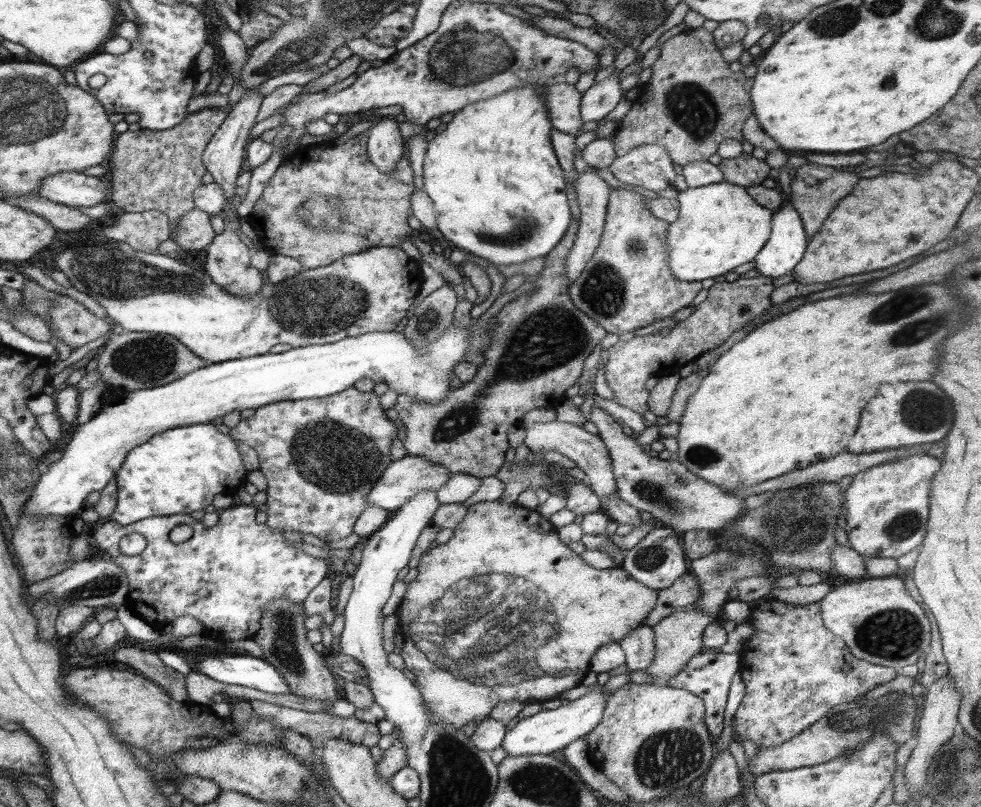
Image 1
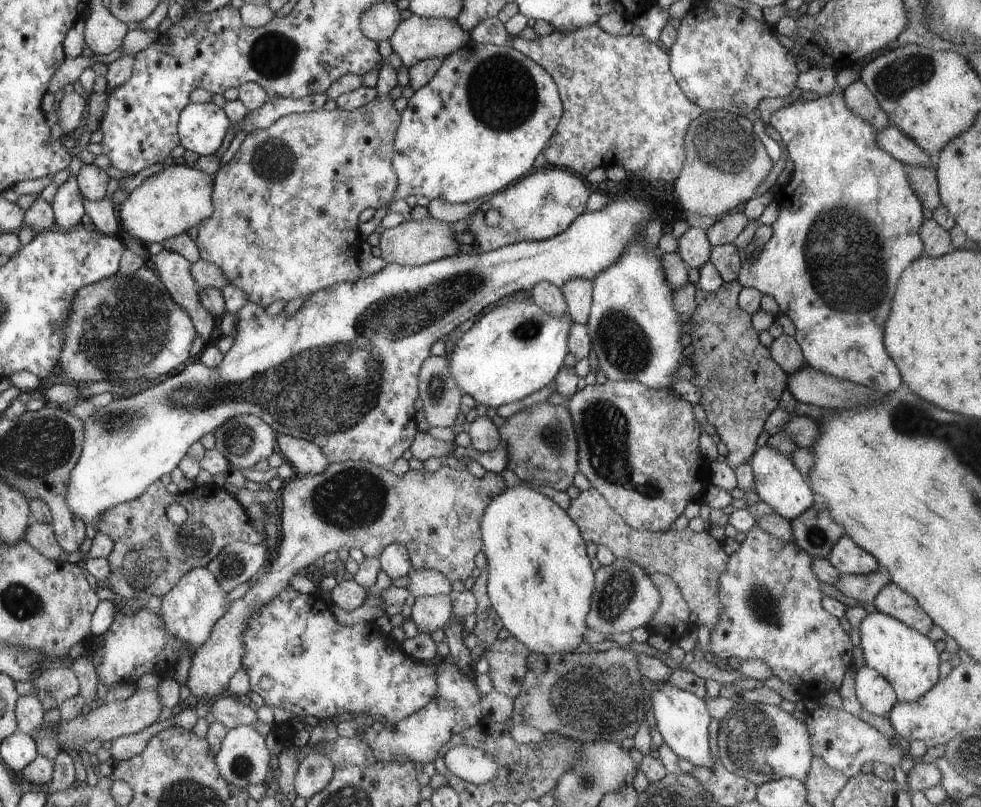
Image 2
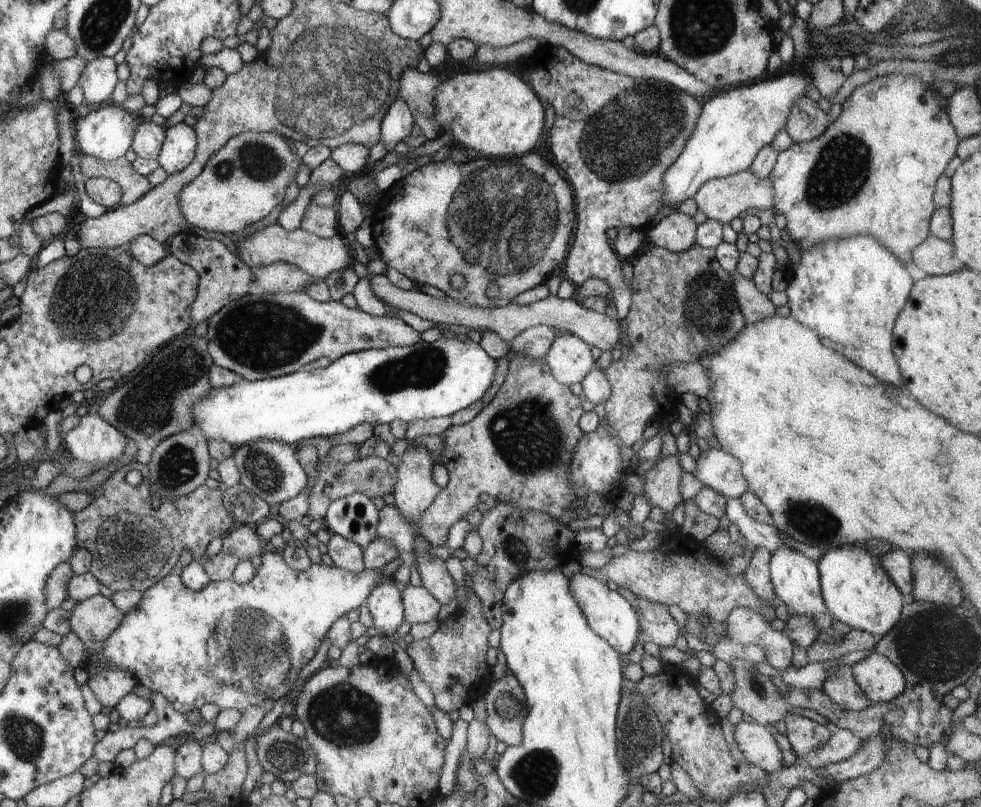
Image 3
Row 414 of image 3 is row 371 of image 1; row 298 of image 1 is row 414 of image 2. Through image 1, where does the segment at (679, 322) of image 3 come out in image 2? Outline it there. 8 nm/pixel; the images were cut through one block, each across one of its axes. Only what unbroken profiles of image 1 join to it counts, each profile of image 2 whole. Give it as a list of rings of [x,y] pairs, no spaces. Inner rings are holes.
[[[723,282],[715,292],[703,292],[703,288],[695,290],[695,310],[689,316],[689,334],[685,334],[685,354],[691,360],[693,382],[701,392],[699,404],[705,410],[707,422],[715,428],[719,442],[727,446],[725,462],[735,470],[739,464],[747,464],[753,458],[755,440],[763,432],[763,422],[777,408],[779,396],[787,386],[787,372],[783,372],[769,354],[769,348],[761,346],[757,340],[759,332],[751,324],[751,314],[747,314],[737,304],[737,296],[743,286],[735,282]]]

